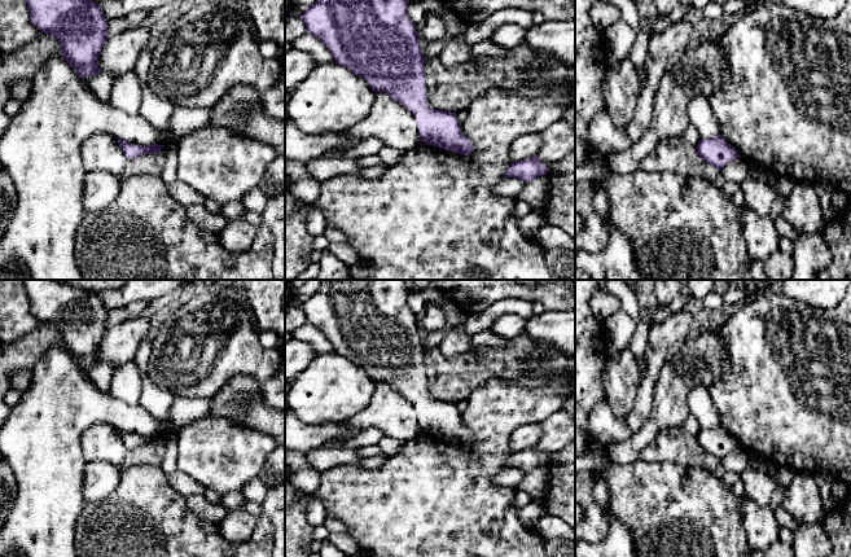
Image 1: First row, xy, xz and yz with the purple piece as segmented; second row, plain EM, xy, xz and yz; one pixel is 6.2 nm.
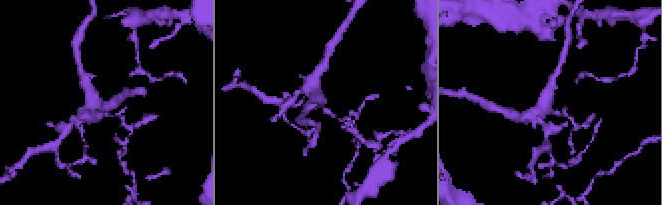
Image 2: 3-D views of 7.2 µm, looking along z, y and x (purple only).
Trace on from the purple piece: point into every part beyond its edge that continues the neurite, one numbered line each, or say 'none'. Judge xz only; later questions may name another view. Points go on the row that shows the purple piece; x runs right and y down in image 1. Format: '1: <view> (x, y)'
none

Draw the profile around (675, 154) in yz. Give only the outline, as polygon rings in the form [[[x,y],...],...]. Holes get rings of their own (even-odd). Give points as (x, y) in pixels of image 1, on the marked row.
[[[676,136],[662,139],[657,146],[640,162],[640,168],[648,172],[675,172],[690,175],[690,163],[698,155],[697,148]]]

